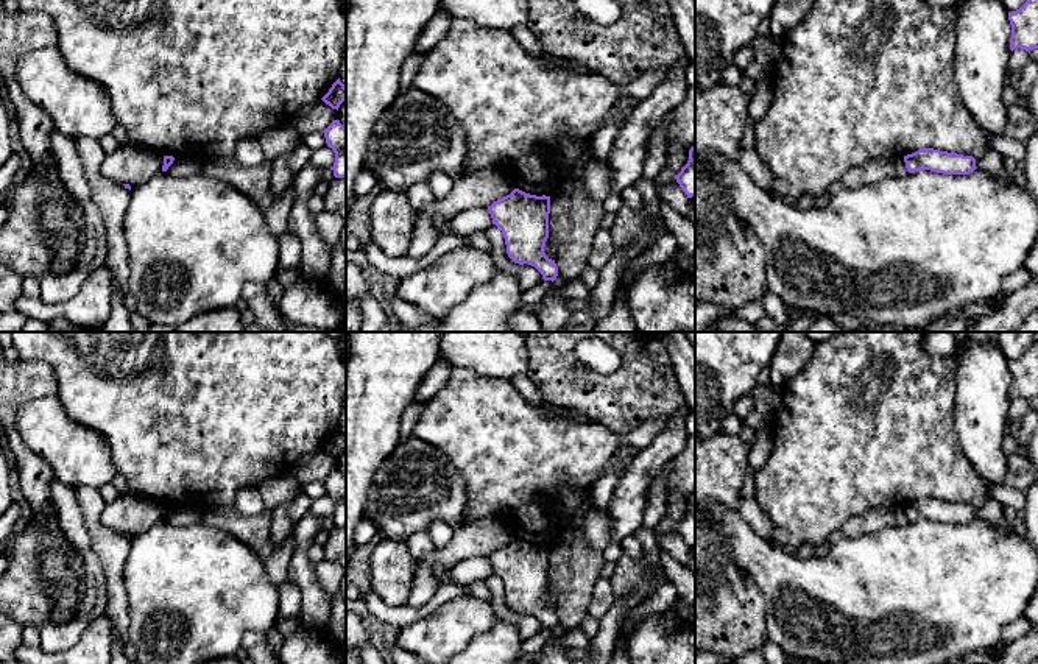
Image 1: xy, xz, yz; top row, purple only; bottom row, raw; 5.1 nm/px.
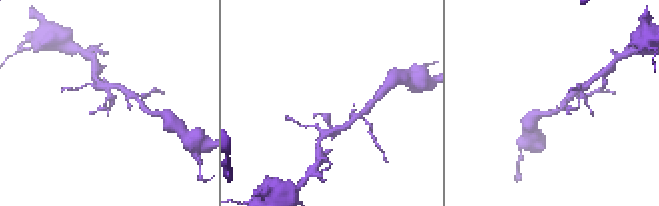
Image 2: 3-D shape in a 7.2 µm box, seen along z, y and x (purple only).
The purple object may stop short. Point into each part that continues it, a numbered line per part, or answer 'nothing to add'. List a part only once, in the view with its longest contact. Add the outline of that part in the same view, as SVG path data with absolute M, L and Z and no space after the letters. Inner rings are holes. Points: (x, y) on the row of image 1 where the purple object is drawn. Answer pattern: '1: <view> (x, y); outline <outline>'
nothing to add

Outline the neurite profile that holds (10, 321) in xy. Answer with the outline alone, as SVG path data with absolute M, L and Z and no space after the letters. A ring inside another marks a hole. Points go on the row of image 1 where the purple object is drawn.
M14 310L0 312L0 332L22 332L26 318Z

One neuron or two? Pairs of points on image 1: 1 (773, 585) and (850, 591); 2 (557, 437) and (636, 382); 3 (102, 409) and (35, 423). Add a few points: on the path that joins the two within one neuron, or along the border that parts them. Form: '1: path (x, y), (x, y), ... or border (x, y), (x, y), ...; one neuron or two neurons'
1: path (792, 585), (804, 586), (809, 591), (831, 591); one neuron
2: border (593, 421), (616, 432), (628, 432); two neurons
3: border (56, 395), (72, 418), (100, 434); two neurons

